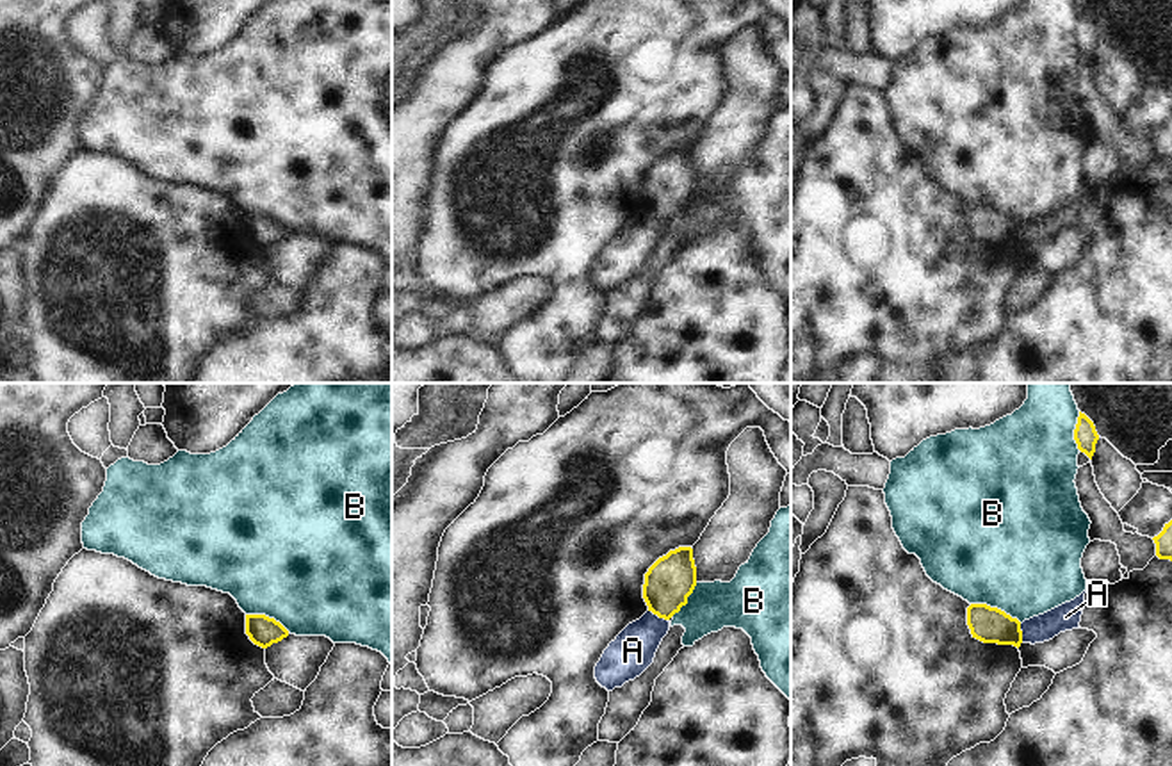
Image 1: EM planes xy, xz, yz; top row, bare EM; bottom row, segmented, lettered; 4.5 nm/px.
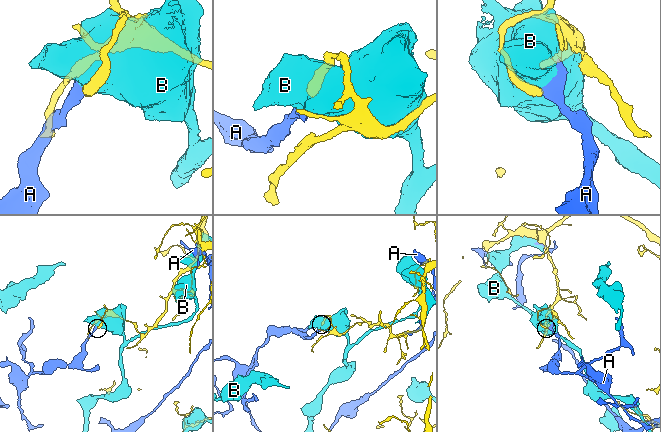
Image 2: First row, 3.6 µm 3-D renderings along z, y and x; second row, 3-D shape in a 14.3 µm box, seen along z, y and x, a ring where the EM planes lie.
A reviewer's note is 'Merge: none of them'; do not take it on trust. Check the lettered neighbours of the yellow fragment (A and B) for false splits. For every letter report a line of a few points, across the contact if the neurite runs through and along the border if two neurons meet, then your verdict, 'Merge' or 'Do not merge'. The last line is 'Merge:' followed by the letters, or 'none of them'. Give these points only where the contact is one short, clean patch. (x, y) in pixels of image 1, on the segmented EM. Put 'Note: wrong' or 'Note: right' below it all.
A: Line: xz (649, 610), (667, 620). Do not merge
B: Do not merge
Merge: none of them
Note: right

